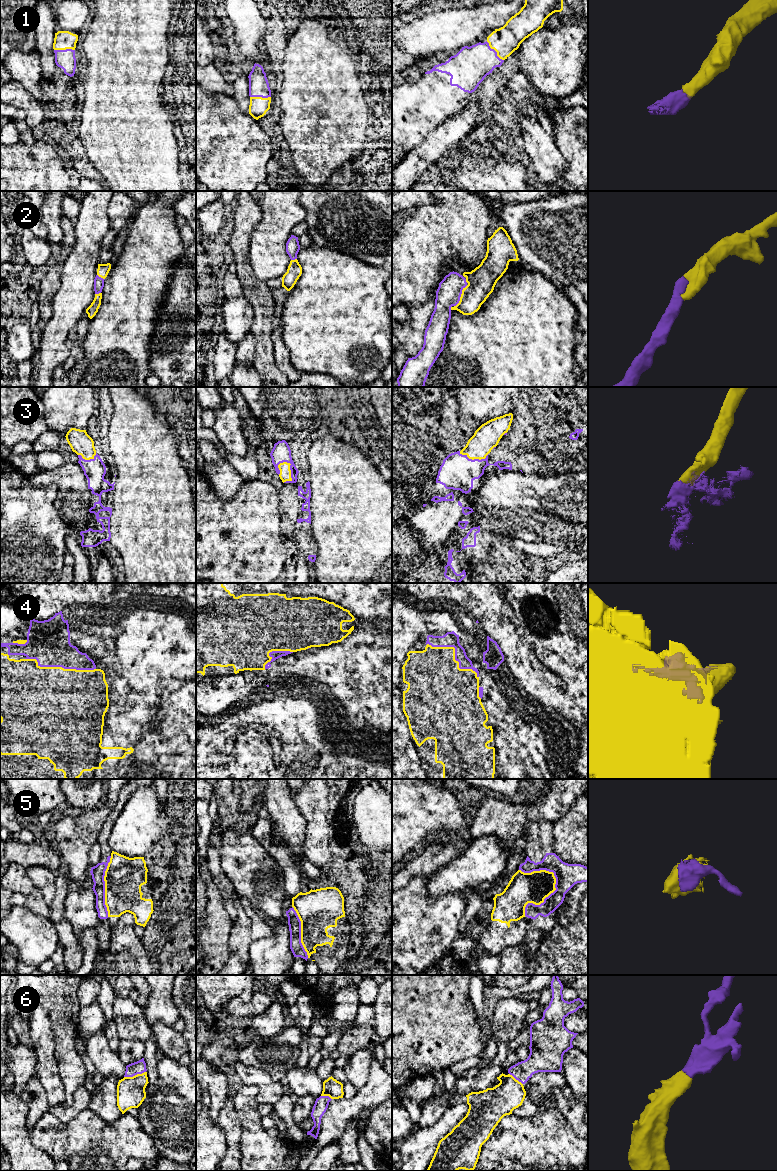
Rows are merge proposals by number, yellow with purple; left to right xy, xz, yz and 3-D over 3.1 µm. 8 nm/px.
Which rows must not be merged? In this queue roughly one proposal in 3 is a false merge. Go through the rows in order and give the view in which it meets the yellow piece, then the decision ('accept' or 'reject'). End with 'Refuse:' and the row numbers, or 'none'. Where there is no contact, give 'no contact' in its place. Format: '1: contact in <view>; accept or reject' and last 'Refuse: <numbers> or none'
1: contact in yz; accept
2: contact in yz; accept
3: contact in xz; accept
4: contact in xy; reject
5: contact in yz; reject
6: contact in xy; accept
Refuse: 4, 5

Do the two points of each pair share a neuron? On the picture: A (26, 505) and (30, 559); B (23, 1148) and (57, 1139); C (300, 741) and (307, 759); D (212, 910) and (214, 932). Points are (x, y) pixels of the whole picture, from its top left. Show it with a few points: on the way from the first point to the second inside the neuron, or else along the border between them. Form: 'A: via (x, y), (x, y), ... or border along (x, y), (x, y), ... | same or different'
A: via (26, 518), (26, 546) | same
B: border along (29, 1132), (31, 1142), (53, 1159) | different
C: border along (321, 736), (316, 749), (295, 757), (295, 768) | different
D: via (214, 915), (214, 927) | same

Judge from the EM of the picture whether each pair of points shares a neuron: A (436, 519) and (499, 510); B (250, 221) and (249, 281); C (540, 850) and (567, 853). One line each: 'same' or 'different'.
A: different
B: same
C: different

